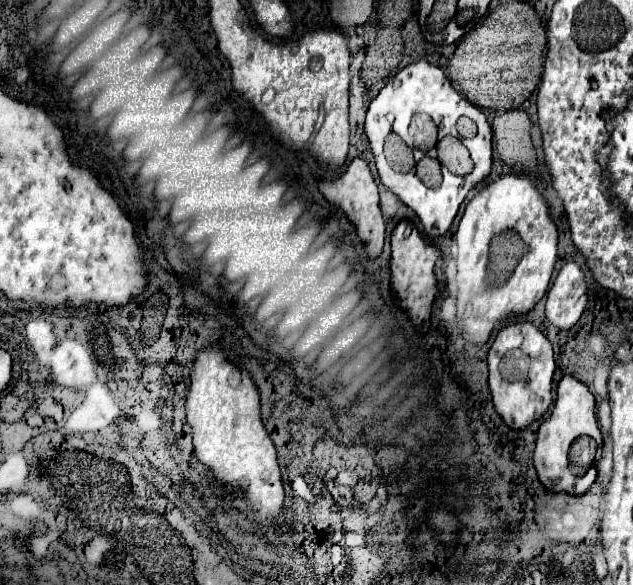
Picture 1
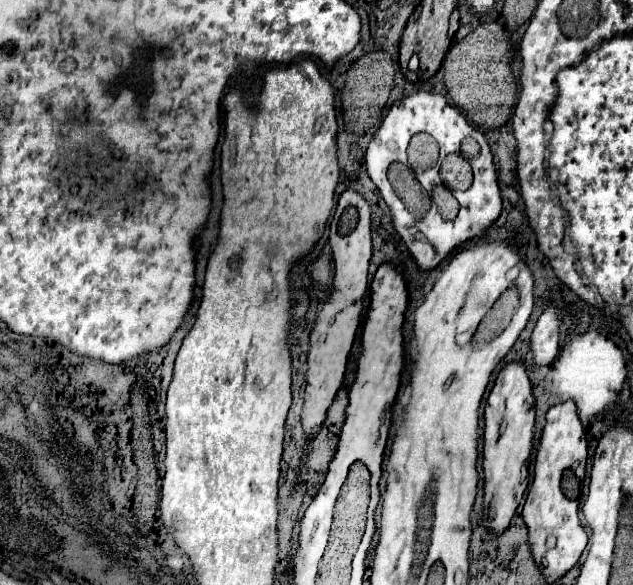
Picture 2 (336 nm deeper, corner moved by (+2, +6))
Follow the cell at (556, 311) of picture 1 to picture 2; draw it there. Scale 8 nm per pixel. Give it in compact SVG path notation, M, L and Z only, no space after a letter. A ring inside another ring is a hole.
M545 310L531 334L531 354L537 366L551 364L559 352L559 318L555 310Z

